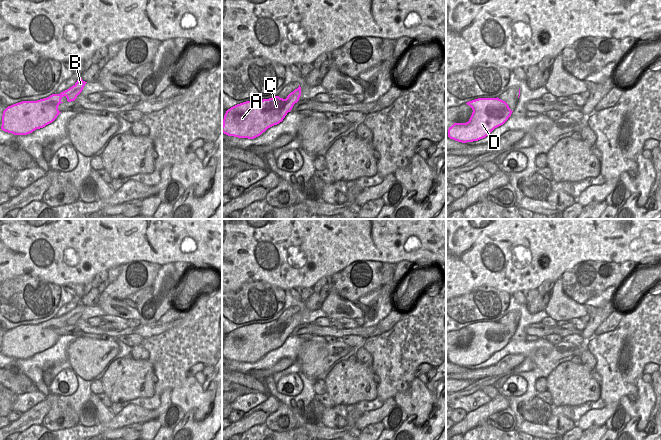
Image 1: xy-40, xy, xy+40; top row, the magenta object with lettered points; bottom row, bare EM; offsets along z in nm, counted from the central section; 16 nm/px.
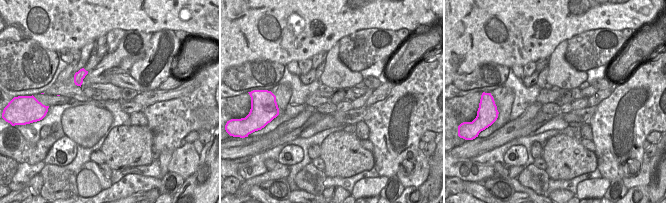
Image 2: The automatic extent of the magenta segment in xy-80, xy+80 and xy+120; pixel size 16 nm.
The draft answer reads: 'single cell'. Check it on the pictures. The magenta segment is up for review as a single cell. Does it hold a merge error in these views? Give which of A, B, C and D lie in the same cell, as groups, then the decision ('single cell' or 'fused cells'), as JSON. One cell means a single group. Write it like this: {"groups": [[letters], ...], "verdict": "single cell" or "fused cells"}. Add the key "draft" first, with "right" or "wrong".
{"draft": "right", "groups": [["A", "B", "C", "D"]], "verdict": "single cell"}

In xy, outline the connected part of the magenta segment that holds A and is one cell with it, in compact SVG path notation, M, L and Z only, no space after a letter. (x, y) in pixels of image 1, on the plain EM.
M301 311L291 316L286 323L274 320L237 328L224 339L222 356L228 360L254 363L268 352L283 345L301 320Z

